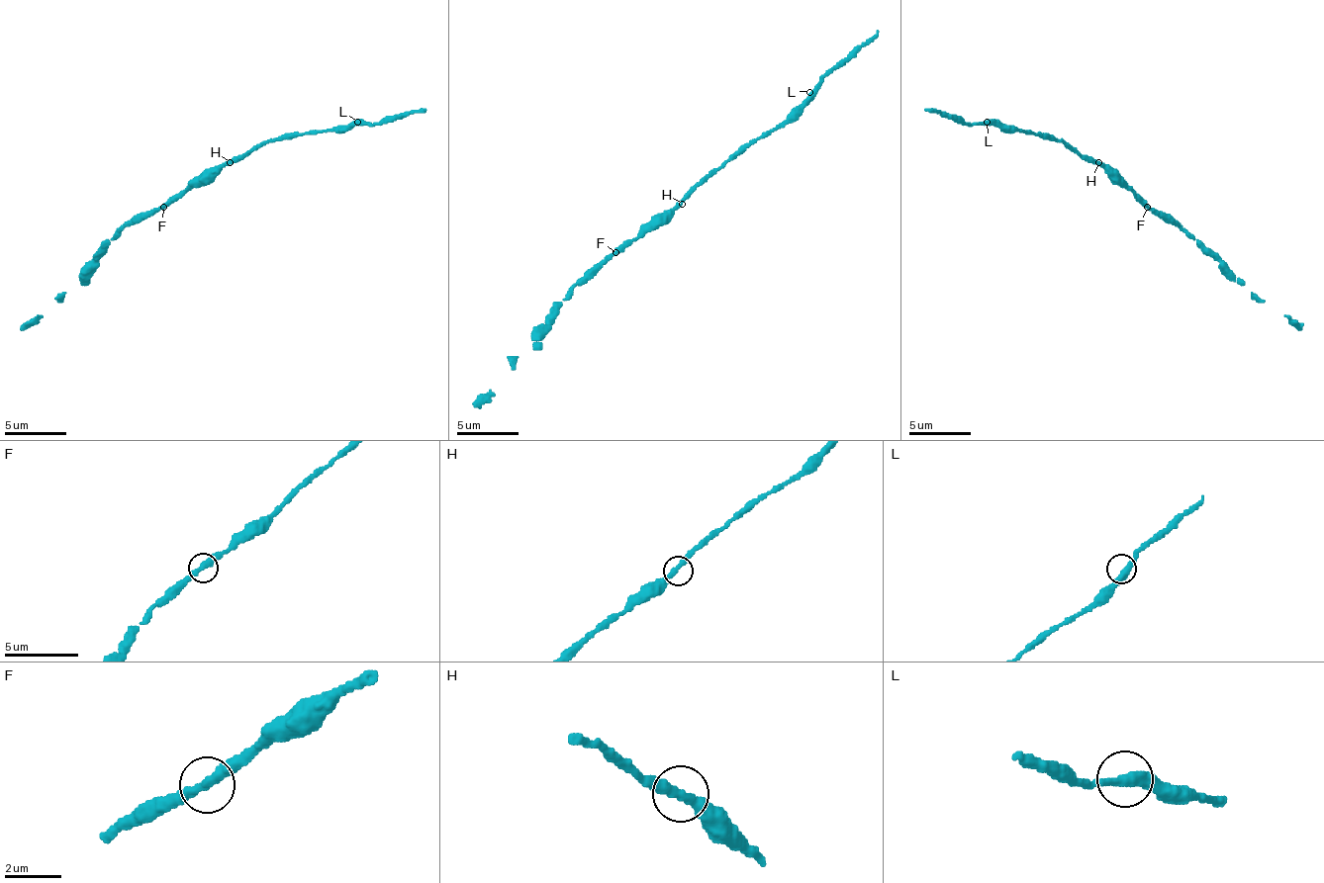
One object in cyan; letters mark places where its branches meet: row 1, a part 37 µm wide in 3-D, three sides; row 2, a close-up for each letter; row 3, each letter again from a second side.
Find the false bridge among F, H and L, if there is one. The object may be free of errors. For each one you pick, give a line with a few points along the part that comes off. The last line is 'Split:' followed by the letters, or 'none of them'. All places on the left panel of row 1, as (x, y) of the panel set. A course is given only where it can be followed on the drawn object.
Split: none of them

